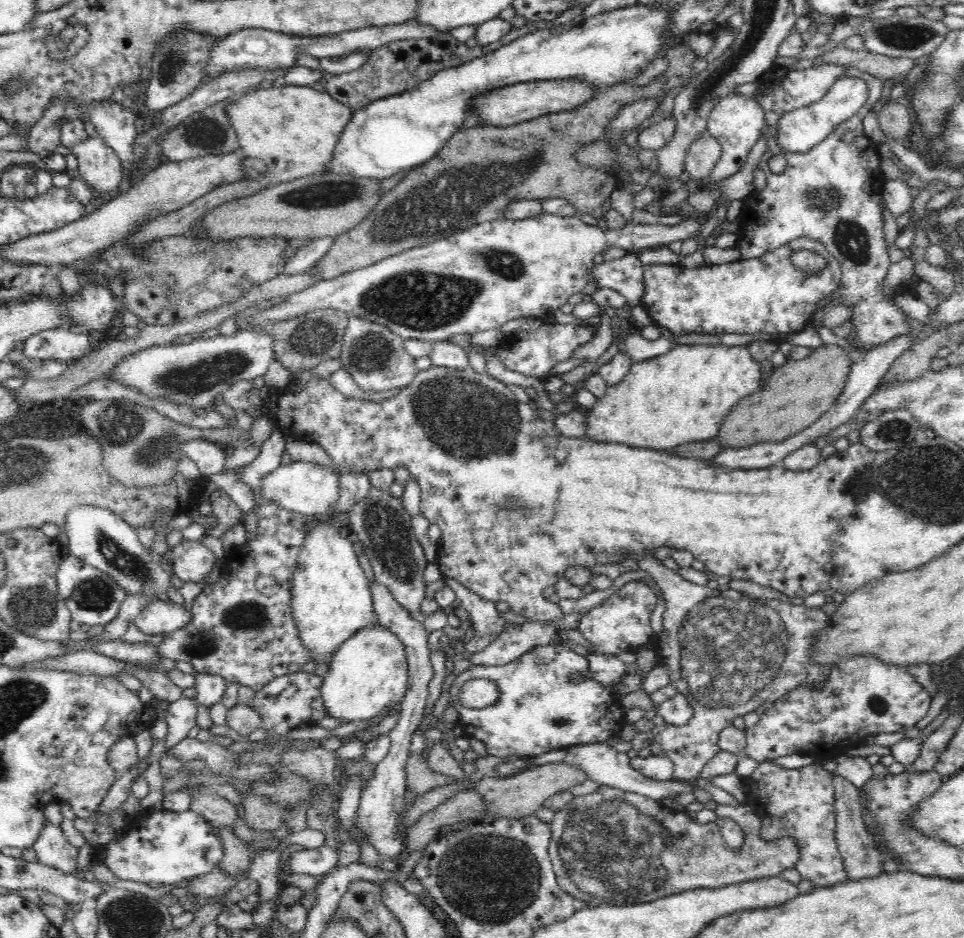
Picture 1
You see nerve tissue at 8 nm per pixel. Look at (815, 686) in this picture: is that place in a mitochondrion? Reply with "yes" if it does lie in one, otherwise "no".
no

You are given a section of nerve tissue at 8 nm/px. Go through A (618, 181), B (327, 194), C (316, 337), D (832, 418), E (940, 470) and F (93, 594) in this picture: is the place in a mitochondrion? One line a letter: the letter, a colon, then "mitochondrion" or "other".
A: other
B: mitochondrion
C: mitochondrion
D: other
E: mitochondrion
F: mitochondrion

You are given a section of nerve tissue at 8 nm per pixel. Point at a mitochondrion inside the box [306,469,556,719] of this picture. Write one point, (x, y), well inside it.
(382, 523)

